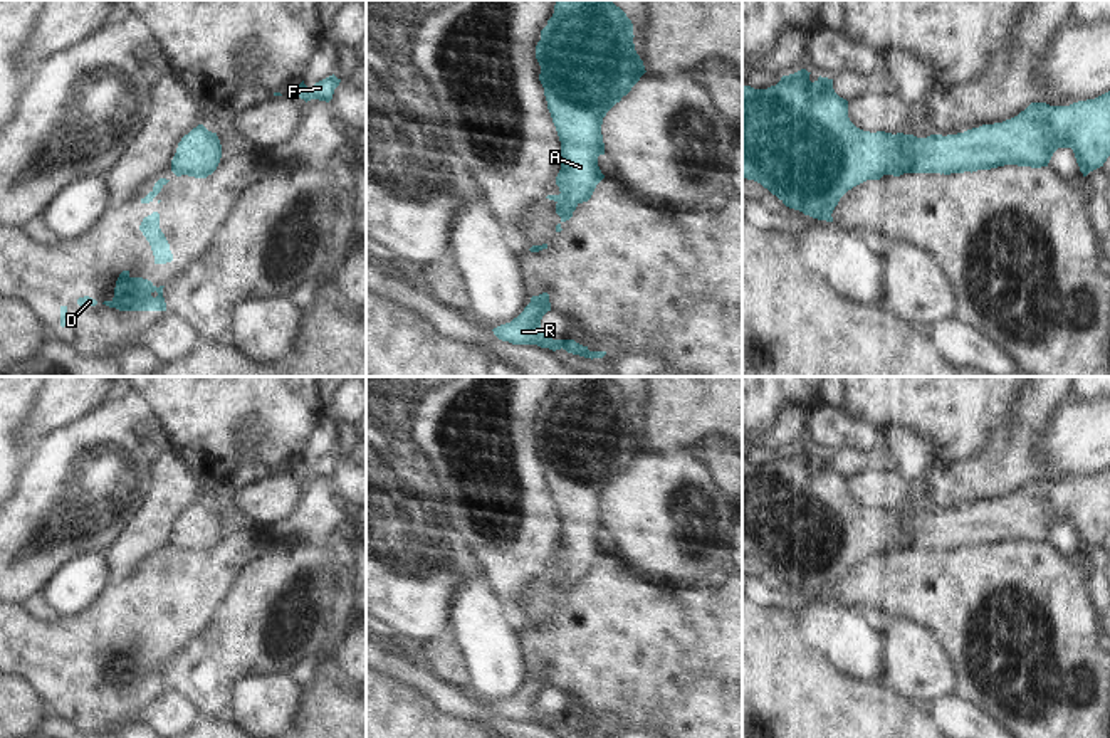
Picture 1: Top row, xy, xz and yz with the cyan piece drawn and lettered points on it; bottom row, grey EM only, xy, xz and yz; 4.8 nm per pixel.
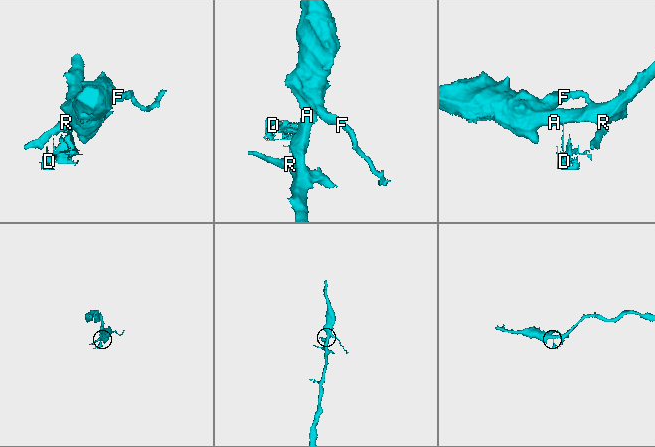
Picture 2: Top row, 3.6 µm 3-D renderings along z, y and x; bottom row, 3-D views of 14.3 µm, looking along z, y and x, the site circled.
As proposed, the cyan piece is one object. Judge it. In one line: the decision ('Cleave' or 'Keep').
Cleave

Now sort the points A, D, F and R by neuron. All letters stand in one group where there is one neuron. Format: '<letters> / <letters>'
A F R / D

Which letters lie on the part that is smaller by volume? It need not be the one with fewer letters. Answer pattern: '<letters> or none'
D

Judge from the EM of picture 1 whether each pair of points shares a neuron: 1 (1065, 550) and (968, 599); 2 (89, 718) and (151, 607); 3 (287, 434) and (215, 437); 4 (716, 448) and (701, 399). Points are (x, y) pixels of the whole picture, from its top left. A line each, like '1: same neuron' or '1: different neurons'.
1: different neurons
2: same neuron
3: same neuron
4: different neurons

